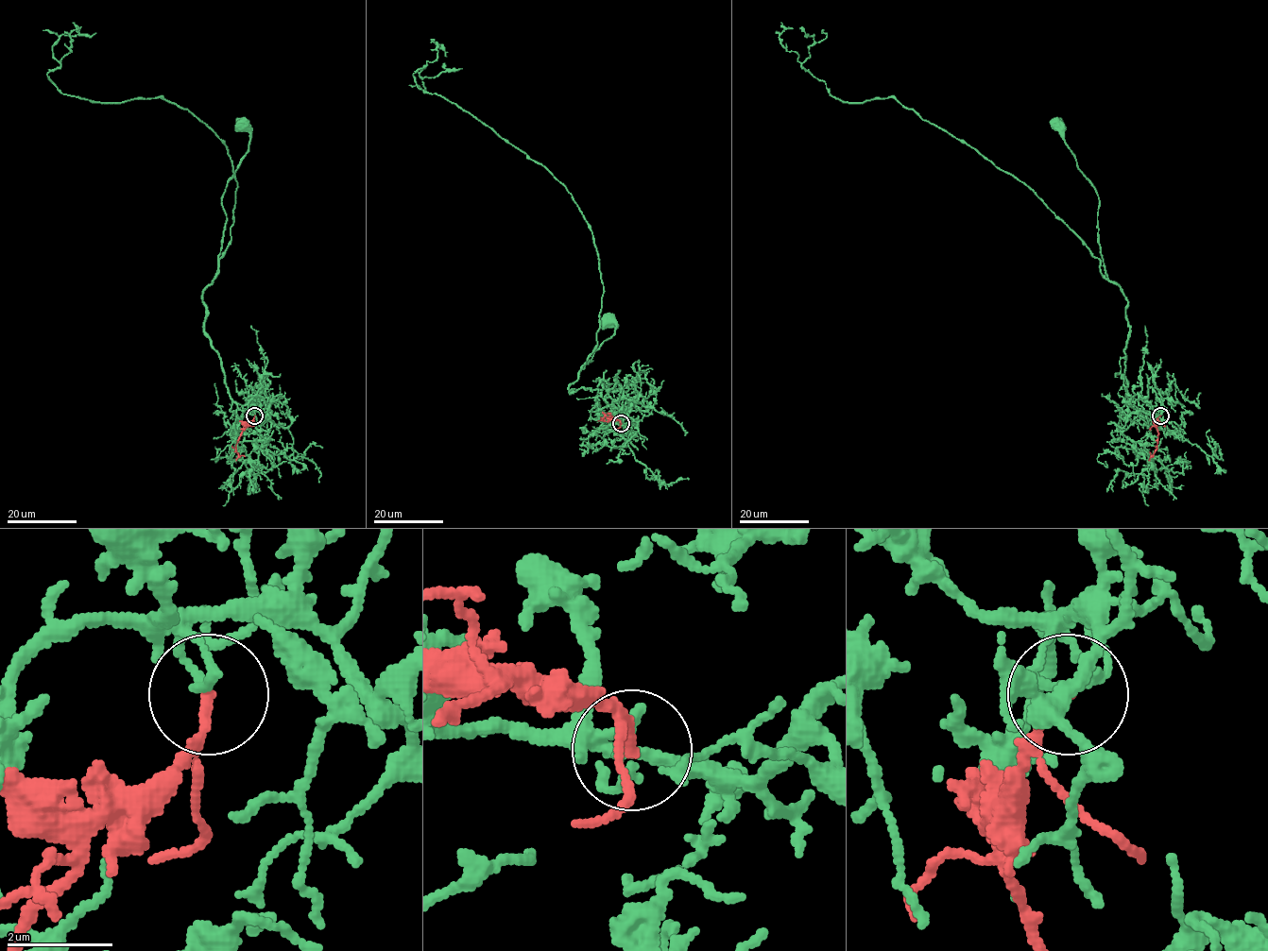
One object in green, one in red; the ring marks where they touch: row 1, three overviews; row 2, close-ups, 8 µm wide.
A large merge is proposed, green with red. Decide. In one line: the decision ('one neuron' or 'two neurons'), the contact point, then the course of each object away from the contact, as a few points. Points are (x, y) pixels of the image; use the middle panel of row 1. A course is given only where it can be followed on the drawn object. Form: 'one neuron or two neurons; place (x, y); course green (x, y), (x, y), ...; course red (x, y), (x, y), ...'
two neurons; place (621, 423); course green (620, 423), (608, 421), (597, 402), (597, 389), (569, 390), (604, 341), (614, 333), (616, 324), (608, 319); course red (620, 423), (602, 420), (602, 412)

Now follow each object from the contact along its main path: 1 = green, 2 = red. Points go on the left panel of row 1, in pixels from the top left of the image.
1: (254, 416), (230, 409), (203, 297), (220, 253), (222, 195), (248, 149), (243, 125)
2: (254, 416), (236, 445), (236, 460)

